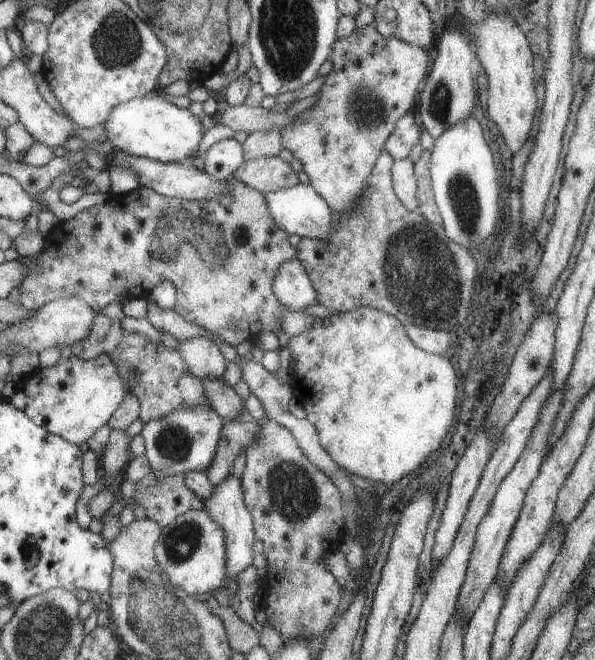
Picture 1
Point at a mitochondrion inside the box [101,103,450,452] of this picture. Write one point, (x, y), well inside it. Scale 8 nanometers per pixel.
(177, 235)

